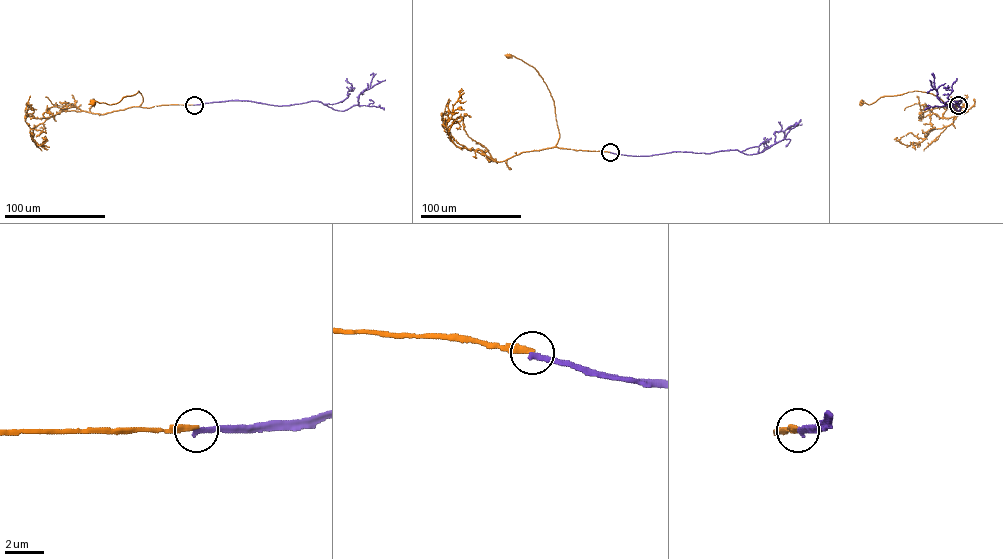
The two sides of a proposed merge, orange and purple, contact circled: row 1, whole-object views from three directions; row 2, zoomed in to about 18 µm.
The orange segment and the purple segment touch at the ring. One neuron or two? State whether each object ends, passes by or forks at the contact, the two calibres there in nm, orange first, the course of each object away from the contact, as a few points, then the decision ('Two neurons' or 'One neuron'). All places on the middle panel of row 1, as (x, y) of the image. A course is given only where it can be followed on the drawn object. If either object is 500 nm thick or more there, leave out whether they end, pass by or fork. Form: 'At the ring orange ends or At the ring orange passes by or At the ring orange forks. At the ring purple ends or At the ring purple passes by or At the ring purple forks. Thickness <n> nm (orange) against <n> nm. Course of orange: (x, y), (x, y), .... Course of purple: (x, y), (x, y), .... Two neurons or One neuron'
At the ring orange ends. At the ring purple ends. Thickness 320 nm (orange) against 280 nm. Course of orange: (610, 152), (556, 147), (559, 136), (554, 102), (546, 83), (534, 67), (508, 56). Course of purple: (610, 152), (645, 156), (738, 150), (749, 154), (774, 144), (775, 131), (787, 128). Two neurons

